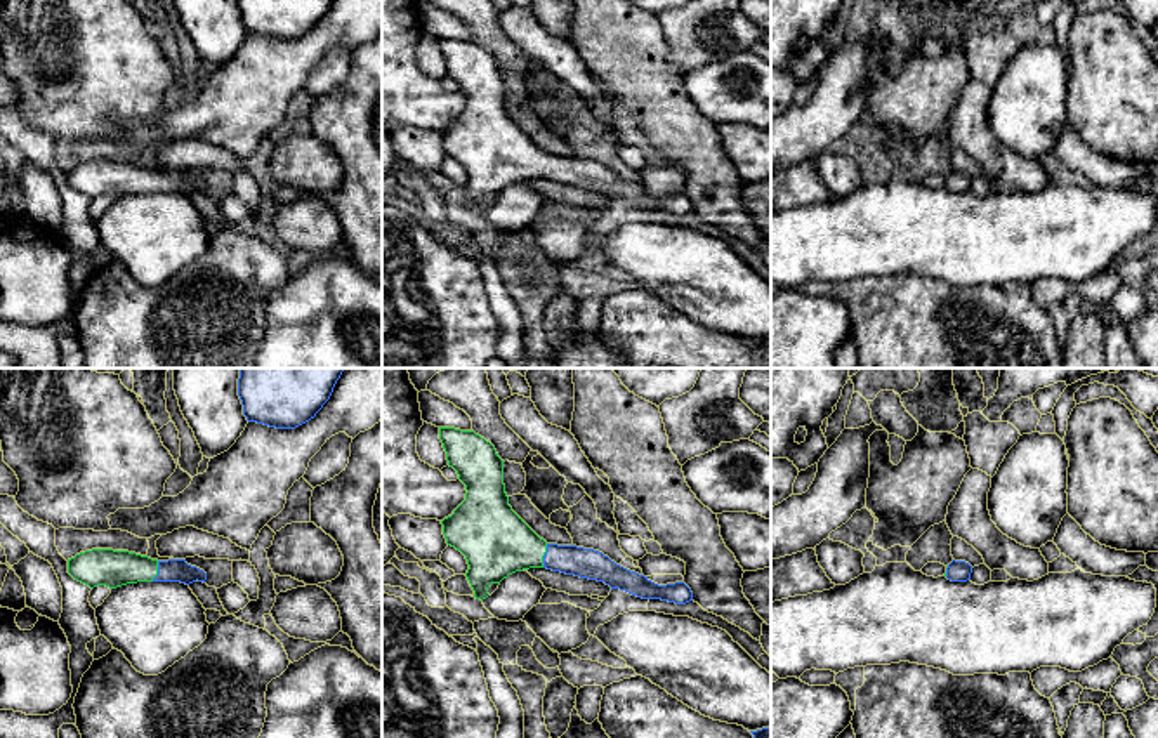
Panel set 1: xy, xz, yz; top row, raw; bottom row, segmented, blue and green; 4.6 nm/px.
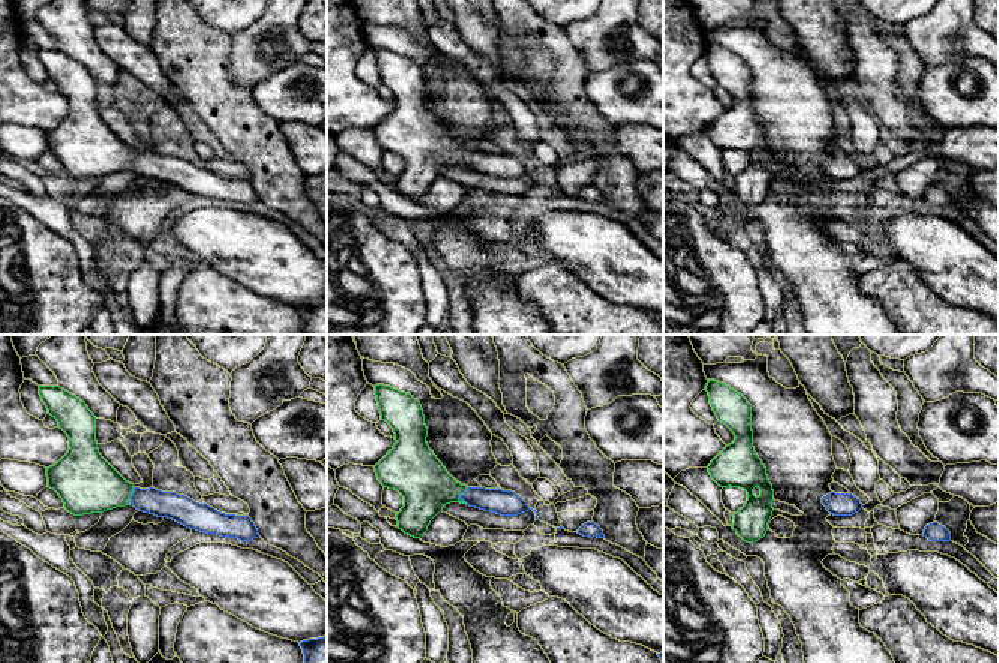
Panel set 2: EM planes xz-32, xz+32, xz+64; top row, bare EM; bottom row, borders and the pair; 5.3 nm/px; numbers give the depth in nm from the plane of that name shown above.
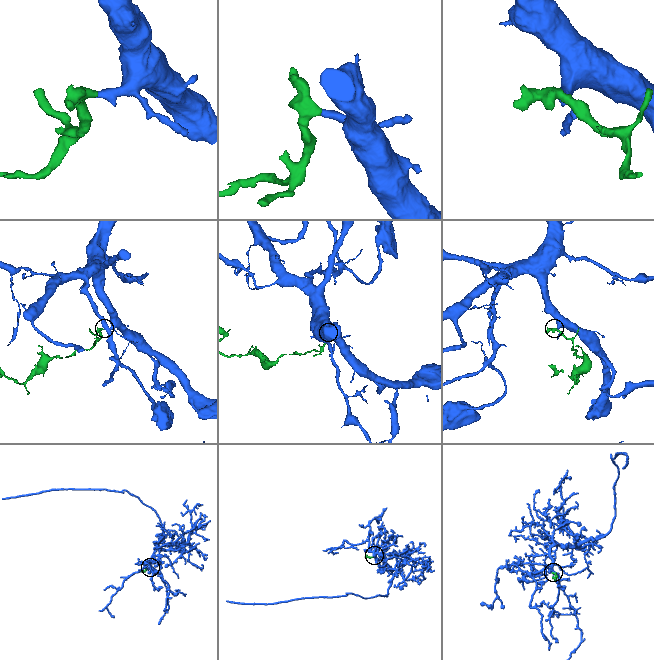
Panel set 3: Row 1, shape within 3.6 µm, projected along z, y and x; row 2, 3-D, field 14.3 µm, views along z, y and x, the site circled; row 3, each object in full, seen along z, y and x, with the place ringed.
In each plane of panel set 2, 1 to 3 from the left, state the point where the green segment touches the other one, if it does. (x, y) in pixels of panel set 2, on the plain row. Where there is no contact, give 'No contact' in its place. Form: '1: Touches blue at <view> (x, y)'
1: Touches blue at xz-32 (132, 159)
2: Touches blue at xz+32 (461, 159)
3: No contact

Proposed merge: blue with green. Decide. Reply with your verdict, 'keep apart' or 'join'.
join

